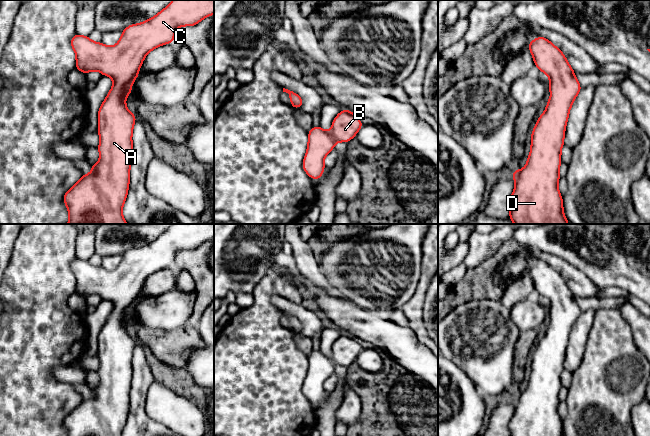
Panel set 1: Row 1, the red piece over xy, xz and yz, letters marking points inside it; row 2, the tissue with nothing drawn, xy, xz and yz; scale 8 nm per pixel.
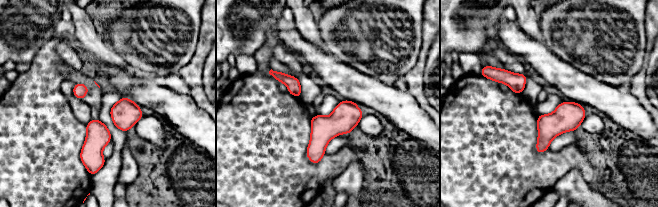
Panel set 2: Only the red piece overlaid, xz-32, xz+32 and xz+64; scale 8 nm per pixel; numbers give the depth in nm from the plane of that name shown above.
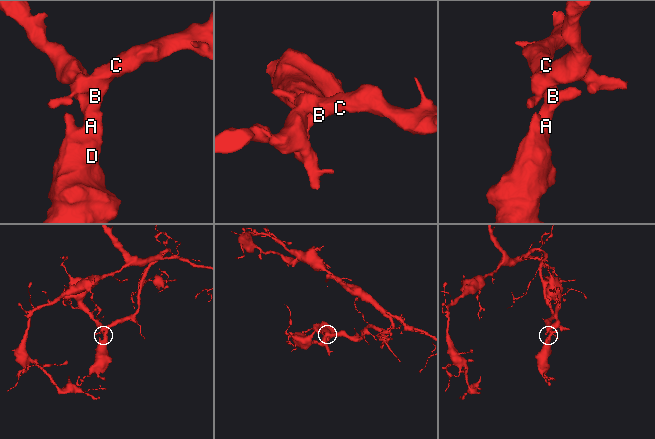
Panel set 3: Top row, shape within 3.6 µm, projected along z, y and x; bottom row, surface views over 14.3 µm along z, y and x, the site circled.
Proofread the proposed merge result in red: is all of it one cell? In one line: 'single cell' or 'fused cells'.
single cell

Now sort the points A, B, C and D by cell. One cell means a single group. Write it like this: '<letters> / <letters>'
A B C D

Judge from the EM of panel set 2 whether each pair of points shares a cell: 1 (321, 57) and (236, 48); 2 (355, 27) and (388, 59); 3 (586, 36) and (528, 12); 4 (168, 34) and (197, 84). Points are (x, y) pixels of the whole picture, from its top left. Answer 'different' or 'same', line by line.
1: different
2: same
3: different
4: different

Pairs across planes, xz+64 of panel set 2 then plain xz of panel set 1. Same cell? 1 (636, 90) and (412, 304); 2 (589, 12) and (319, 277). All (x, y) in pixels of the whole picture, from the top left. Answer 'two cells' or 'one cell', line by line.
1: one cell
2: two cells

